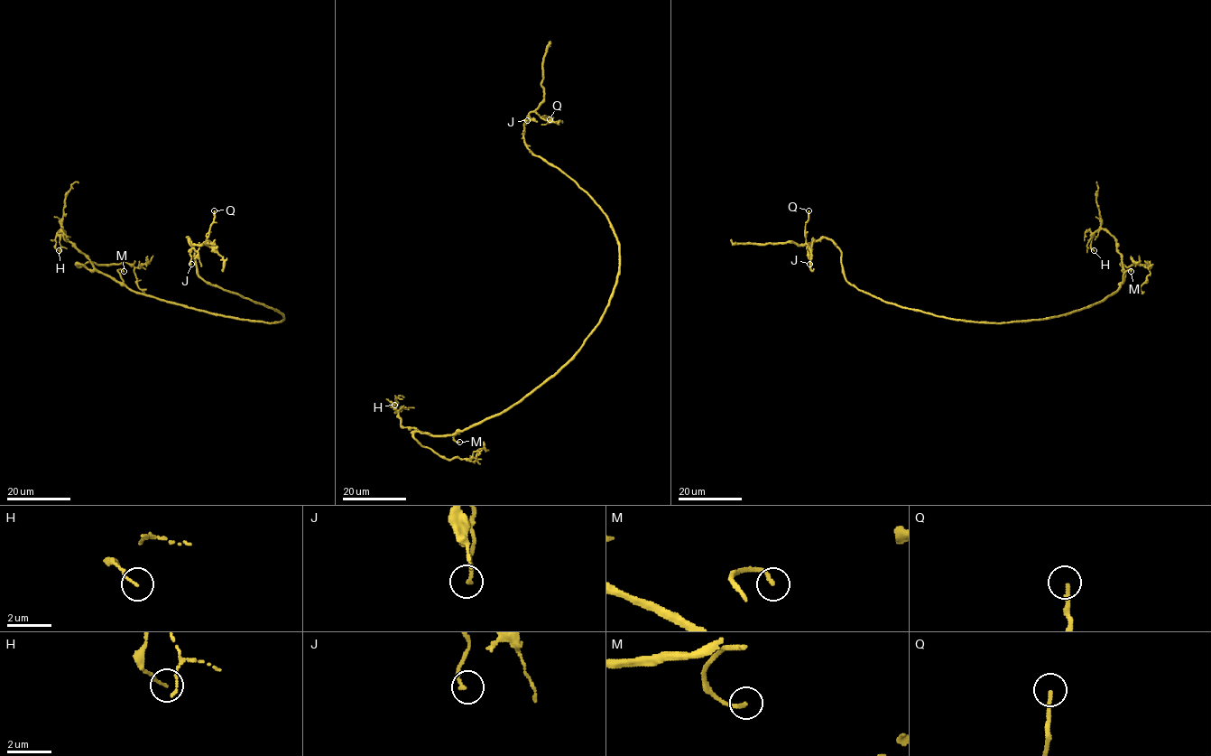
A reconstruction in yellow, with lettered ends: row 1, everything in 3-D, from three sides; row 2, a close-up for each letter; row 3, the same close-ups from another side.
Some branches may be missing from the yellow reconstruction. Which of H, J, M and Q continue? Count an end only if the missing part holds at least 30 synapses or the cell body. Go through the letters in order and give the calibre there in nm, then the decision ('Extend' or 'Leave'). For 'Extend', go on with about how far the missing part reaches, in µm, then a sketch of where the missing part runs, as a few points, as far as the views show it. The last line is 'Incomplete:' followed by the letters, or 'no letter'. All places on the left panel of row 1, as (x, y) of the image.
H: Thickness 110 nm. Leave
J: Thickness 160 nm. Leave
M: Thickness 170 nm. Extend. Missing length about 40 µm. Course of what is missing: (124, 271), (124, 288), (131, 291), (138, 262), (134, 221), (138, 215)
Q: Thickness 190 nm. Leave
Incomplete: M

